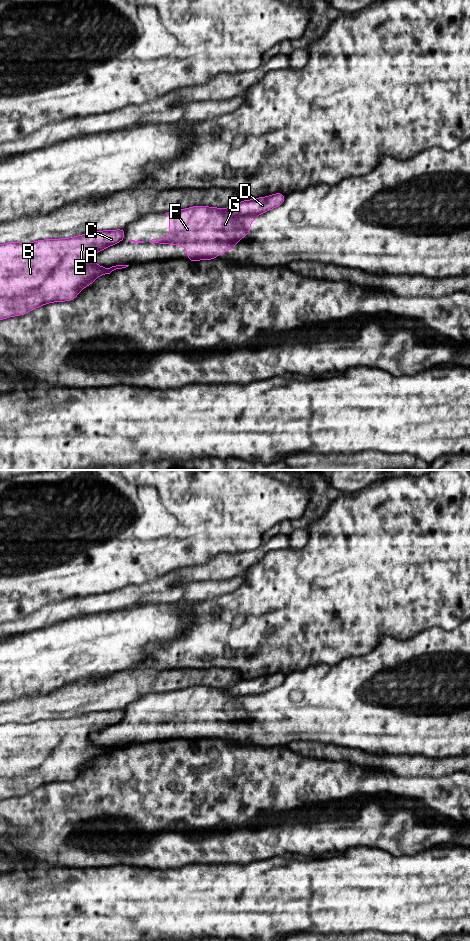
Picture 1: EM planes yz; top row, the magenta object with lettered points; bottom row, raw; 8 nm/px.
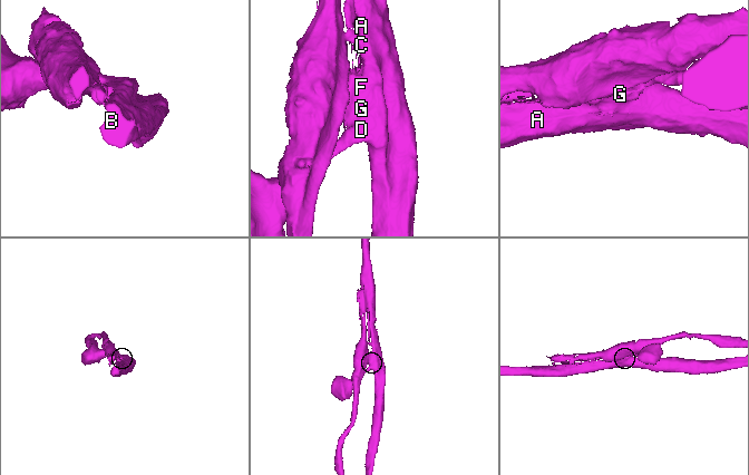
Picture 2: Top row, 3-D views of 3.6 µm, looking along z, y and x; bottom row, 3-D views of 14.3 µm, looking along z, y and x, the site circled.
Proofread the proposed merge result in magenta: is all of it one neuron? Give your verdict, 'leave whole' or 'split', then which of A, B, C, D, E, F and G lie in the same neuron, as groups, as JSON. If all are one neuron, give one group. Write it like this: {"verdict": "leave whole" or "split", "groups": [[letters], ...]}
{"verdict": "split", "groups": [["A", "B", "C", "D", "E"], ["F", "G"]]}

